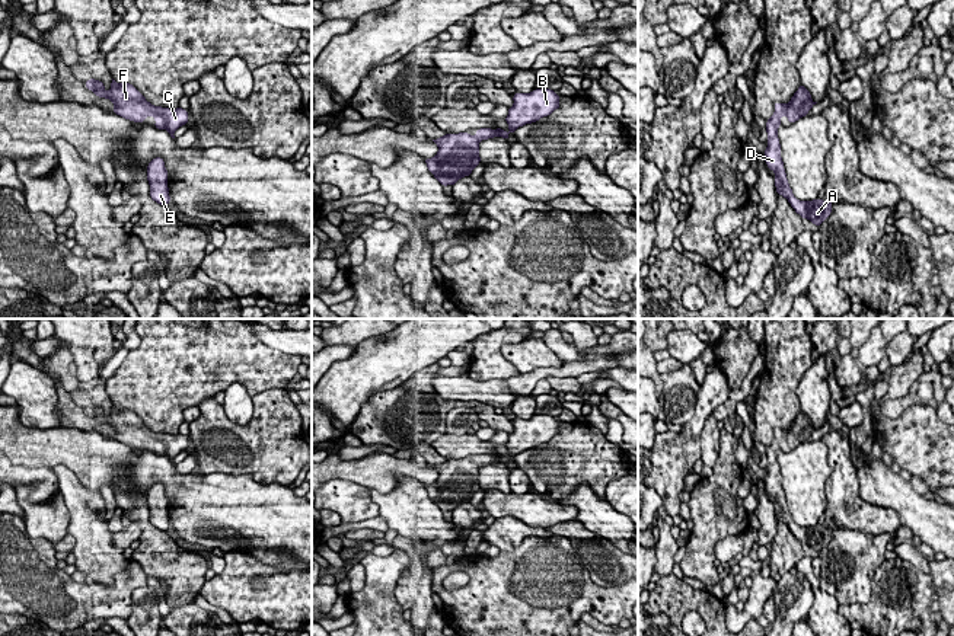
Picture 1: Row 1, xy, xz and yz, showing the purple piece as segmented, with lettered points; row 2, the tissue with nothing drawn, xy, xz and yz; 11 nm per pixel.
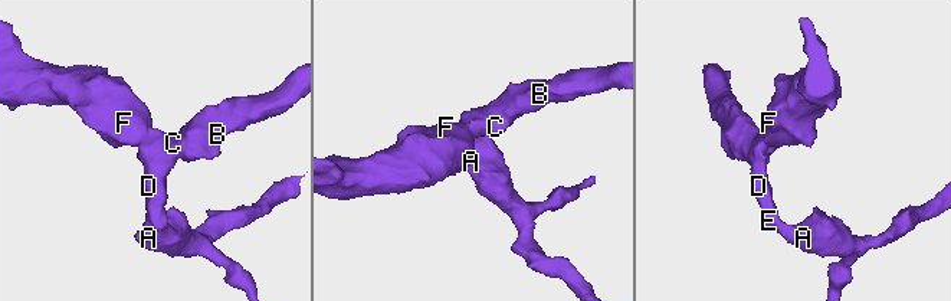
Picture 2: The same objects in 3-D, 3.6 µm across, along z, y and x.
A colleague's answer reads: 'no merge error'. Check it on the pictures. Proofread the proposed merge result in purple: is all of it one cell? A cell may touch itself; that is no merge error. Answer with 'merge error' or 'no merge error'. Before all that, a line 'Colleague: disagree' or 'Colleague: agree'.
Colleague: agree
no merge error

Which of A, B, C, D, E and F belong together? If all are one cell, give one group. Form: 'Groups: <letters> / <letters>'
Groups: A B C D E F

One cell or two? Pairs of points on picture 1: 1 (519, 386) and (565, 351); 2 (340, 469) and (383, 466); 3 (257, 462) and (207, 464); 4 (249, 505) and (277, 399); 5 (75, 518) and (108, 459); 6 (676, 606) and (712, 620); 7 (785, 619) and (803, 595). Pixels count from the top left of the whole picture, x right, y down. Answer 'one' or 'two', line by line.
1: two
2: one
3: one
4: two
5: two
6: one
7: one

